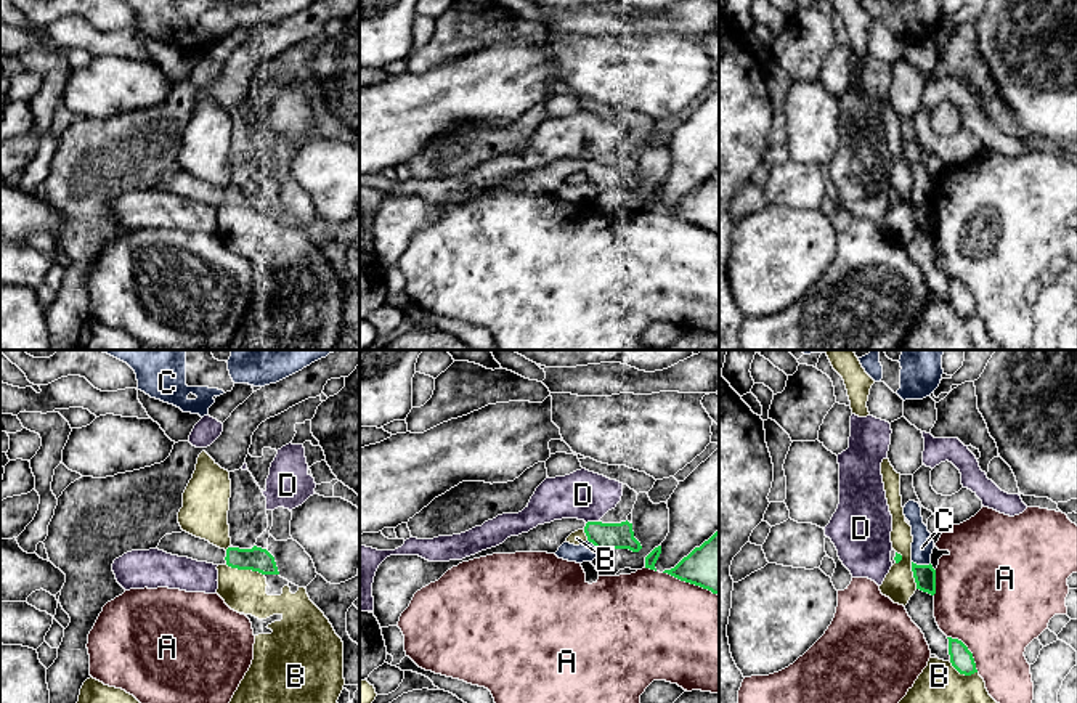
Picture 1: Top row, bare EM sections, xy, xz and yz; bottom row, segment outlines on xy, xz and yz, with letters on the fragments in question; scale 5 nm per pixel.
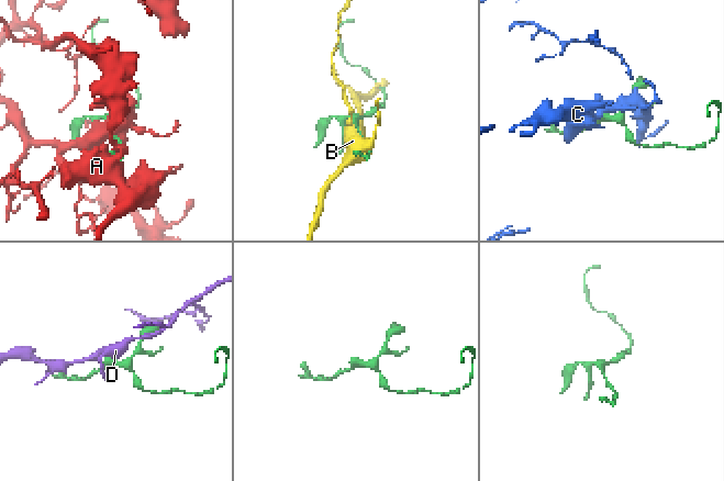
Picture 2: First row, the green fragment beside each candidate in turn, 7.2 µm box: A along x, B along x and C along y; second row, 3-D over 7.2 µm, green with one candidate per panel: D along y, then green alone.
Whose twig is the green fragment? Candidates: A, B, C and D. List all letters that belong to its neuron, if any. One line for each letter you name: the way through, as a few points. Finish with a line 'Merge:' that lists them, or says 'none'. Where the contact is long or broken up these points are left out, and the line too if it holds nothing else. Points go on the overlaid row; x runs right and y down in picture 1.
Merge: none

